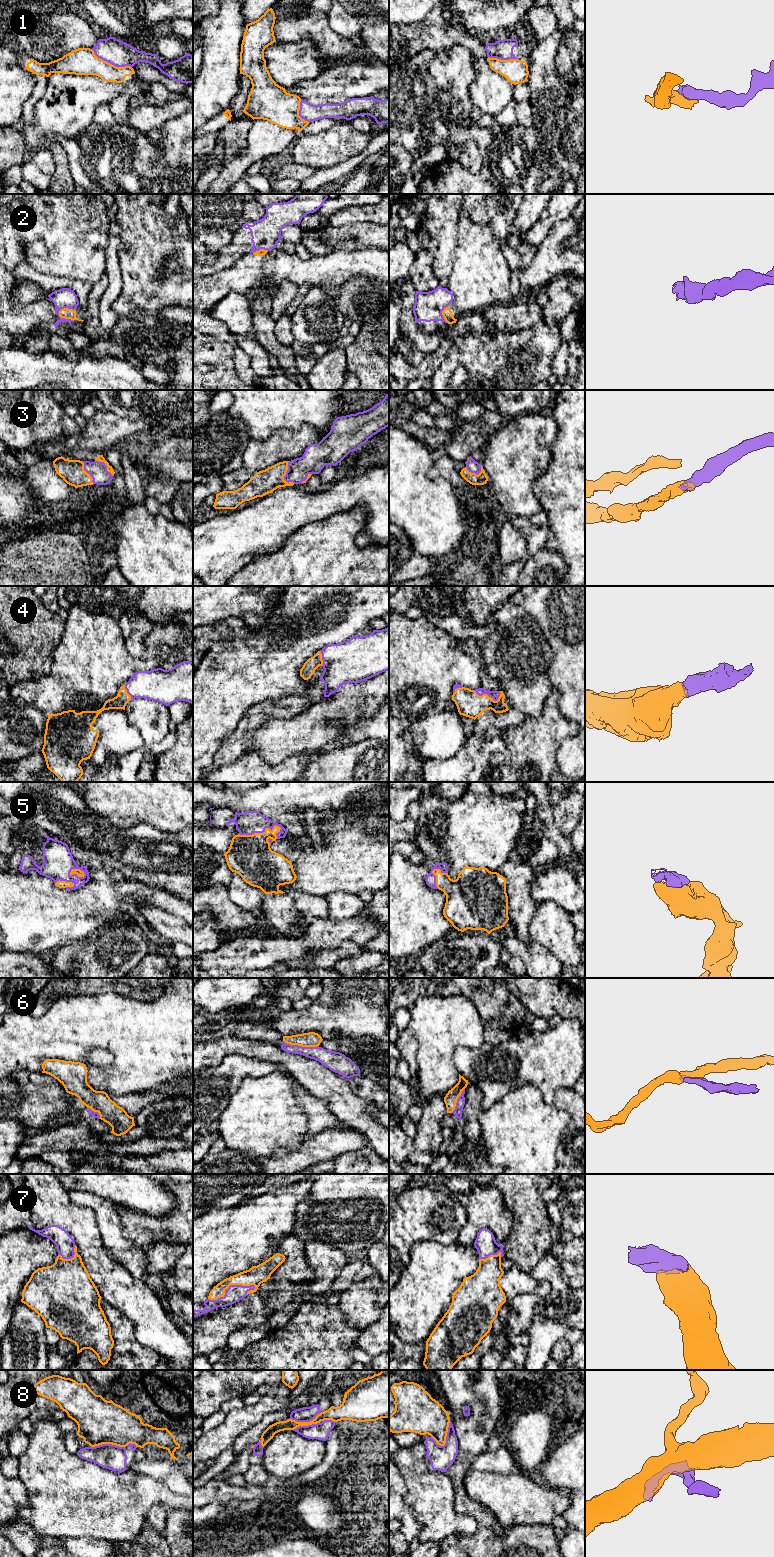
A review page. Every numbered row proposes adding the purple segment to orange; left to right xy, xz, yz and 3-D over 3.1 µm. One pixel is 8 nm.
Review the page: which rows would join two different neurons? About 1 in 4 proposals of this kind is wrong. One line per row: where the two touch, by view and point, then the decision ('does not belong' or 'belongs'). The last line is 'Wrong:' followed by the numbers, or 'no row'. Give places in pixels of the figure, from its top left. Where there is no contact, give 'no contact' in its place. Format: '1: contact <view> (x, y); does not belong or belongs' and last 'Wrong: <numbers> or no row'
1: contact xy (111, 64); does not belong
2: contact yz (442, 313); does not belong
3: contact xz (285, 474); belongs
4: contact yz (487, 695); belongs
5: contact xz (260, 833); belongs
6: contact xz (301, 1045); does not belong
7: contact xz (230, 1284); belongs
8: contact yz (446, 1435); does not belong
Wrong: 1, 2, 6, 8

